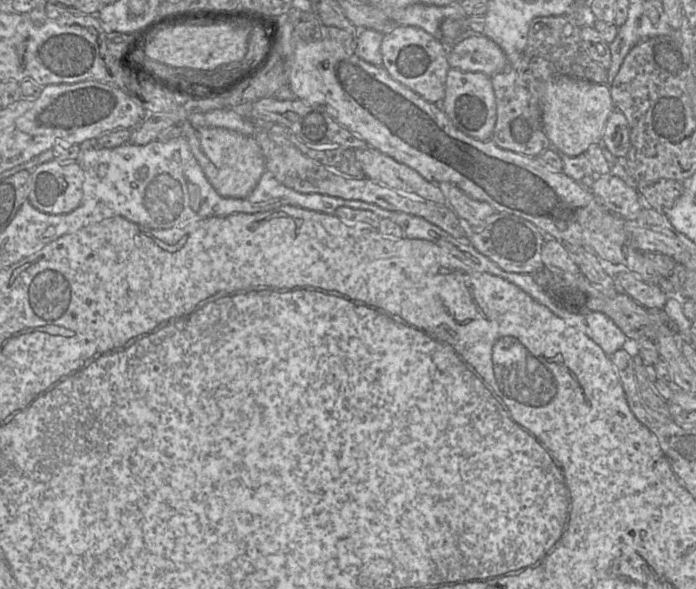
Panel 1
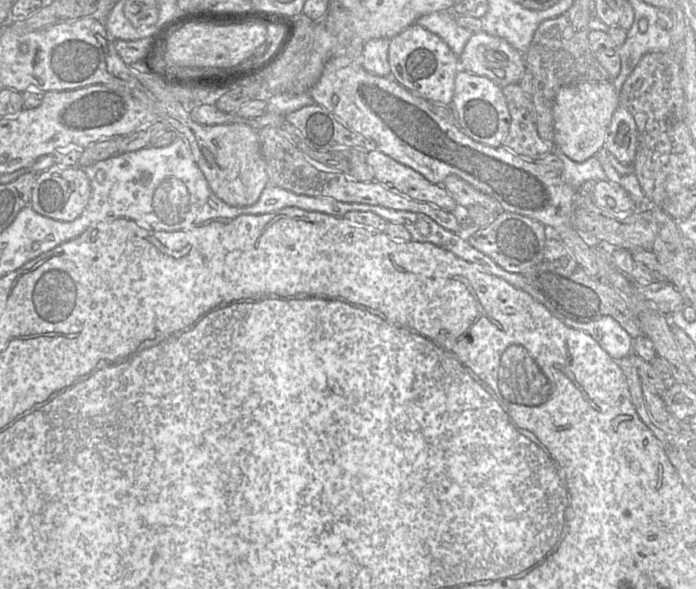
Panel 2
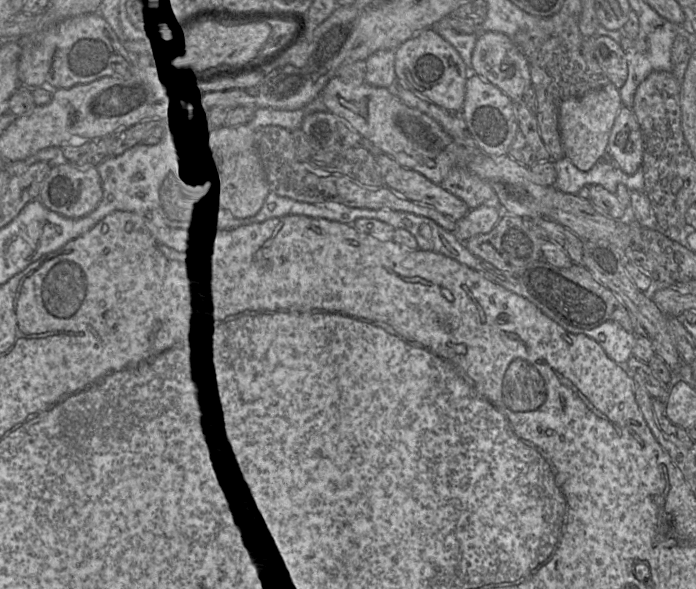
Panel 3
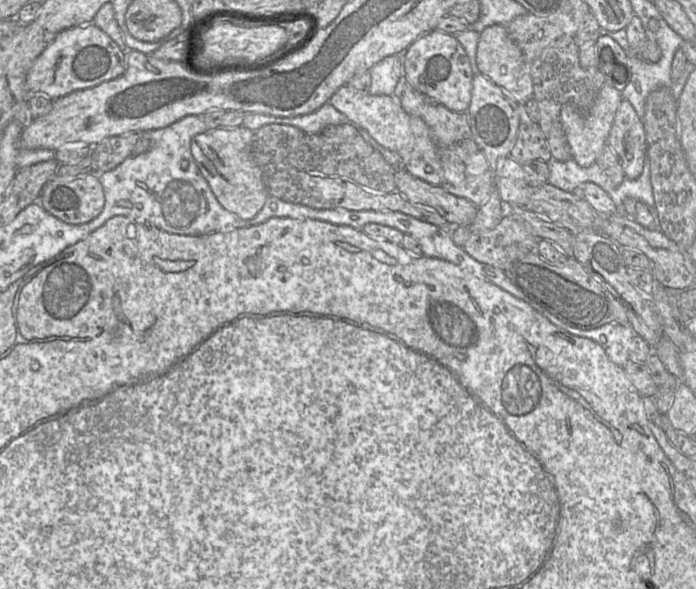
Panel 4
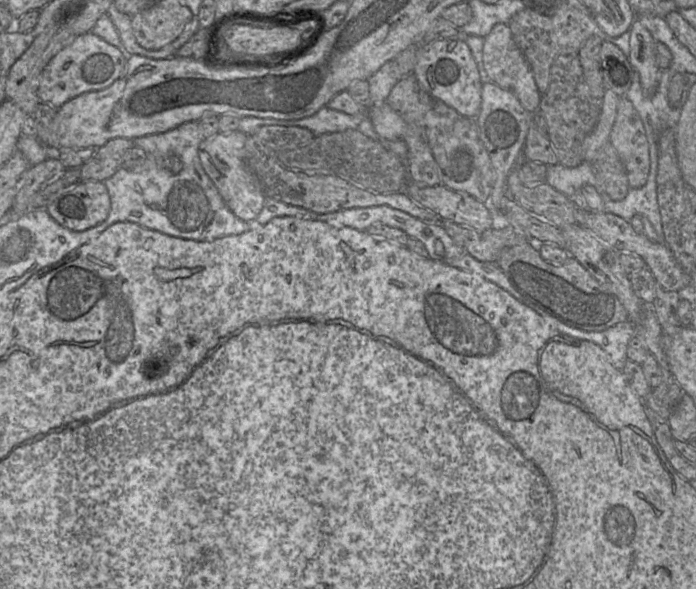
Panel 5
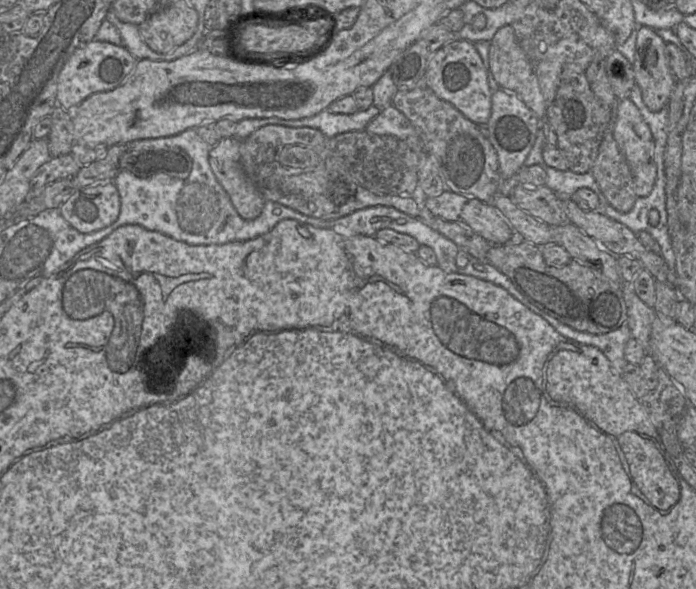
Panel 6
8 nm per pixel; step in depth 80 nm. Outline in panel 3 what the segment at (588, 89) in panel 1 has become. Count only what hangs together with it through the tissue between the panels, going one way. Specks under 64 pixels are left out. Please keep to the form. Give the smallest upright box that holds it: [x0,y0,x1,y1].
[558,82,622,171]

